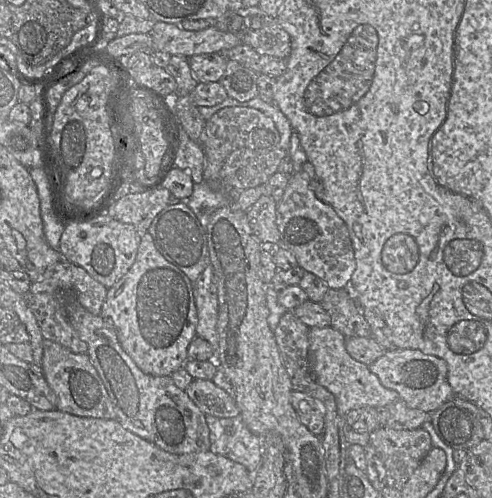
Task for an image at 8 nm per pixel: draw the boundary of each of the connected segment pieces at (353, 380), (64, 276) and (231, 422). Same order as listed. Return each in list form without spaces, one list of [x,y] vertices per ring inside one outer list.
[[[320,327],[309,329],[309,363],[318,384],[331,392],[336,400],[338,413],[344,417],[350,410],[361,407],[385,407],[400,396],[395,390],[384,387],[368,365],[353,359],[346,350],[346,337],[335,328]]]
[[[62,256],[60,261],[45,270],[38,281],[32,283],[26,300],[36,317],[43,337],[68,348],[73,353],[80,354],[87,353],[88,345],[79,338],[77,331],[67,318],[64,294],[72,294],[87,311],[93,315],[100,315],[107,290],[108,288],[95,280],[85,269],[69,262]]]
[[[205,415],[210,432],[210,450],[243,465],[254,475],[263,458],[263,439],[253,434],[238,415],[216,418]]]

